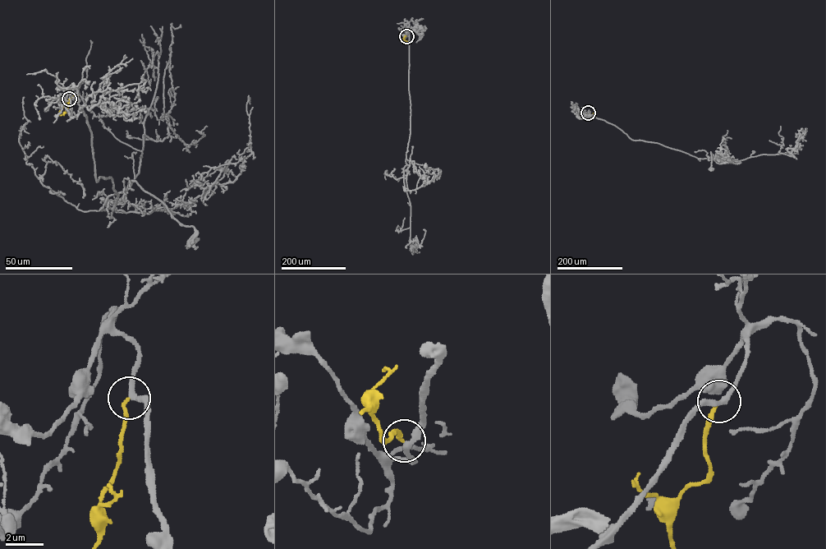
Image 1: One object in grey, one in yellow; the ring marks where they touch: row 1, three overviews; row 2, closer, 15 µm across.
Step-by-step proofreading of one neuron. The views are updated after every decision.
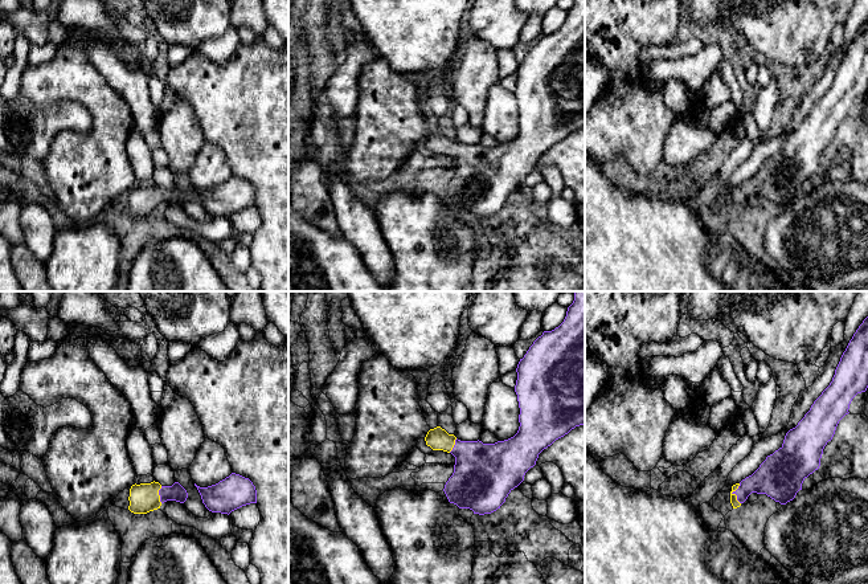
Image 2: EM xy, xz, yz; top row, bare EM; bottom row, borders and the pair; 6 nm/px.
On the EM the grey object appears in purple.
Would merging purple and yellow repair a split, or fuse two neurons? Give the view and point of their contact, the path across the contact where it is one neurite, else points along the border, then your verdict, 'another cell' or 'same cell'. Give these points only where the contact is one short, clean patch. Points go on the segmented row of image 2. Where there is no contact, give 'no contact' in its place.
meets purple in yz at (735, 493); runs through yz (773, 478), (750, 484), (735, 493), (733, 498); same cell

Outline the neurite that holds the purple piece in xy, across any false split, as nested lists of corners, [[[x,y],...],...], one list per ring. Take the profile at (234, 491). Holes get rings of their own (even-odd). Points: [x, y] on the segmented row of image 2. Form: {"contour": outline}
{"contour": [[[232,473],[225,479],[208,487],[197,487],[202,503],[212,512],[230,514],[232,511],[257,503],[257,490],[249,478]]]}

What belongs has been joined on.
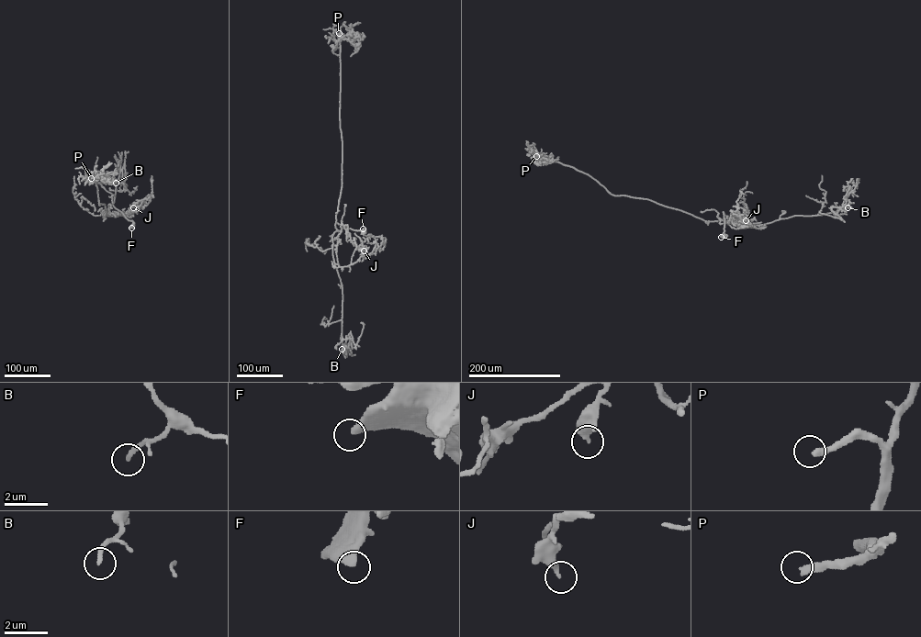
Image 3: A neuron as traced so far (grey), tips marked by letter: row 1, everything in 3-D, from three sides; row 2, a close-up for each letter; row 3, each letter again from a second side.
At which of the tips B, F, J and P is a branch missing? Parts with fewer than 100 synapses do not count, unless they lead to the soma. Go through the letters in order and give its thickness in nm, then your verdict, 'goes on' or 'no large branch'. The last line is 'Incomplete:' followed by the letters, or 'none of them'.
B: calibre 200 nm; no large branch
F: calibre 460 nm; no large branch
J: calibre 400 nm; no large branch
P: calibre 320 nm; goes on
Incomplete: P

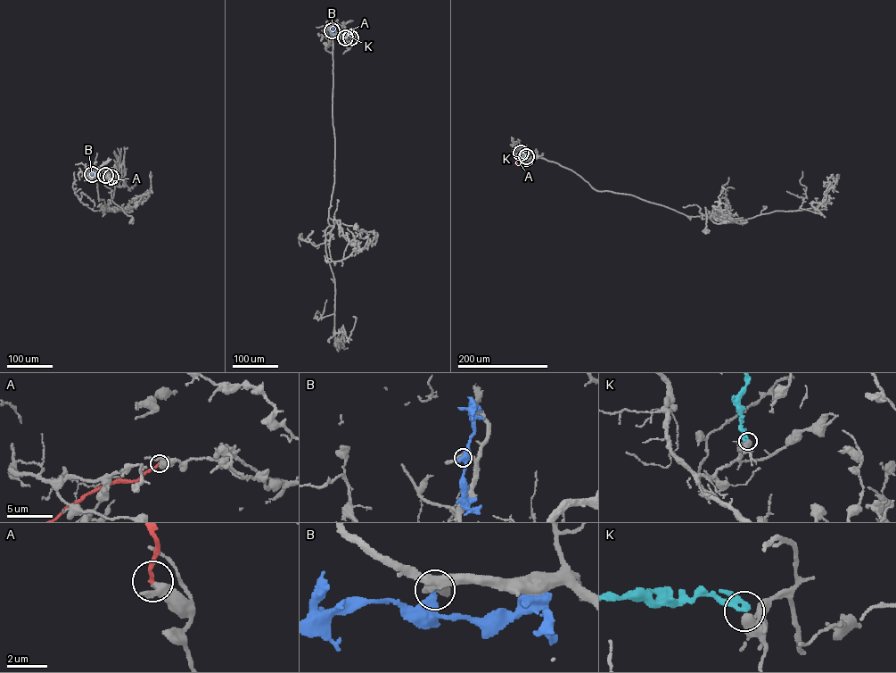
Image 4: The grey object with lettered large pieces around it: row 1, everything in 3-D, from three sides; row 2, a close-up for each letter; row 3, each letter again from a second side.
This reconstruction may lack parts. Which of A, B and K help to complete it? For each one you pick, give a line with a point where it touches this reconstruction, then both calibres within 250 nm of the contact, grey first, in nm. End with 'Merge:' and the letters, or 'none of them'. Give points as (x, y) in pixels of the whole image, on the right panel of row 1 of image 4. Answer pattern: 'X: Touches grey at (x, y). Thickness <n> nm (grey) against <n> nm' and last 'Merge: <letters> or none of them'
Merge: none of them

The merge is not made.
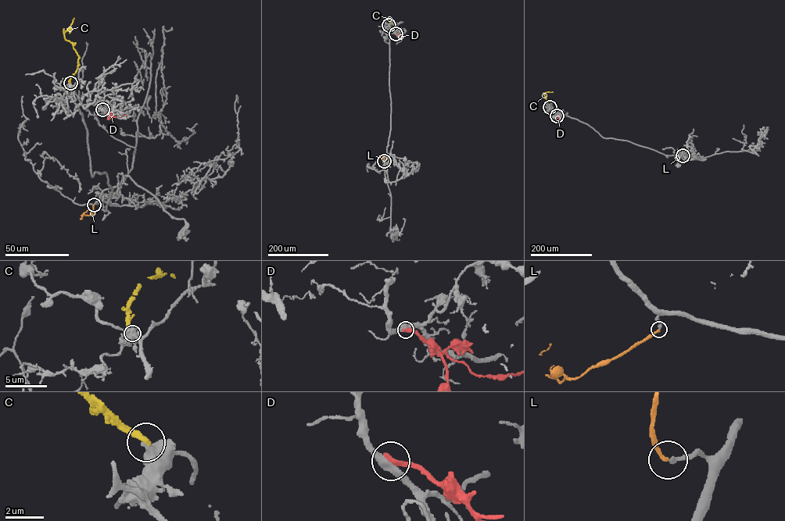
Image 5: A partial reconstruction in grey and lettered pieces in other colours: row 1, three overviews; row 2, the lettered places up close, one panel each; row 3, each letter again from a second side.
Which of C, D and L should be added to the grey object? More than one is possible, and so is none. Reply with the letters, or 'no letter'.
L

